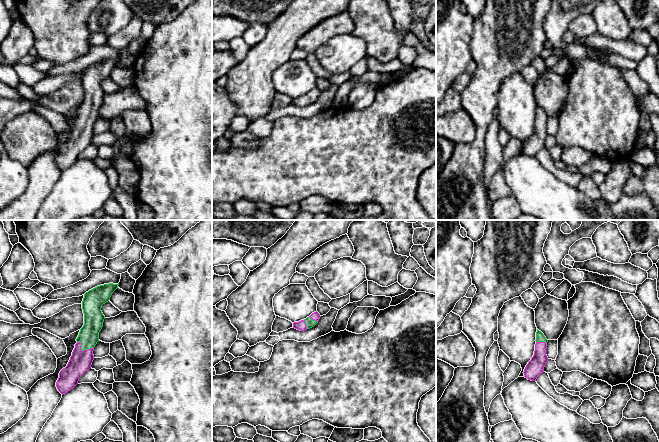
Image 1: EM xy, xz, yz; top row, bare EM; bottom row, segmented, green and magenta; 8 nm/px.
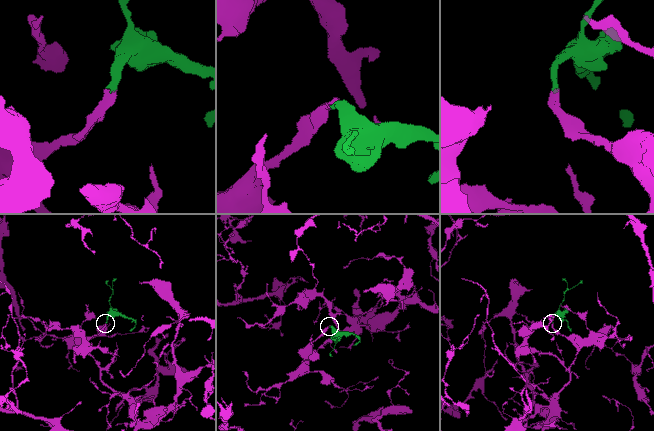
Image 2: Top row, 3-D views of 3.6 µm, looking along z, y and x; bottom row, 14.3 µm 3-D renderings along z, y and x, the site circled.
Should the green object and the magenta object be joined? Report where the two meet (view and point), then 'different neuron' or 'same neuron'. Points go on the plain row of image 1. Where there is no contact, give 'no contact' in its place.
xy (82, 126) | same neuron

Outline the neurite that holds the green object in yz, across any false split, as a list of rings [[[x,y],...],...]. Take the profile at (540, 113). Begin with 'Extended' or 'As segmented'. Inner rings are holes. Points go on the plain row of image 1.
Extended. [[[537,105],[534,131],[524,145],[524,153],[531,157],[536,157],[537,153],[544,148],[544,143],[548,137],[546,131],[548,116],[544,110]]]

